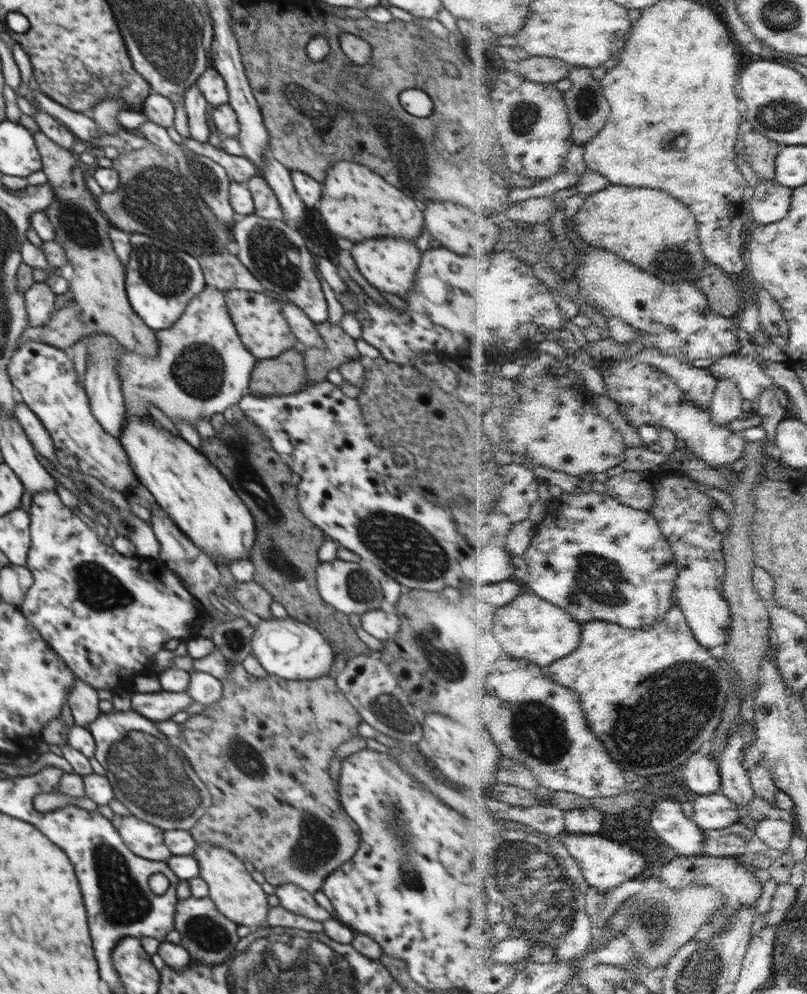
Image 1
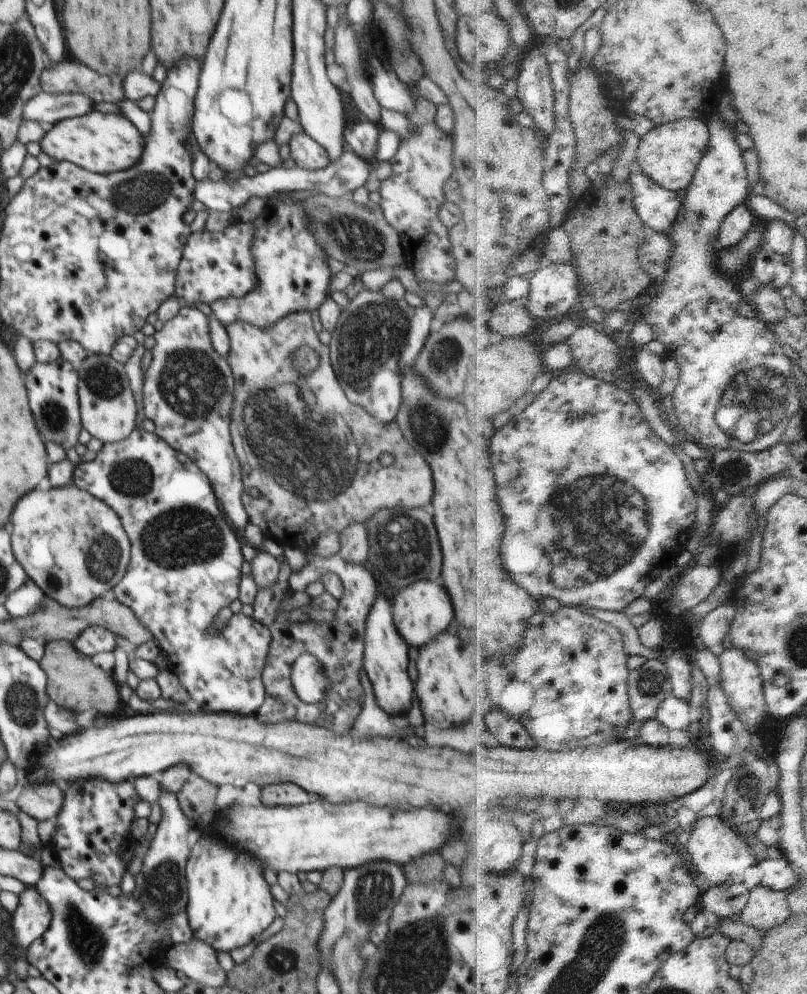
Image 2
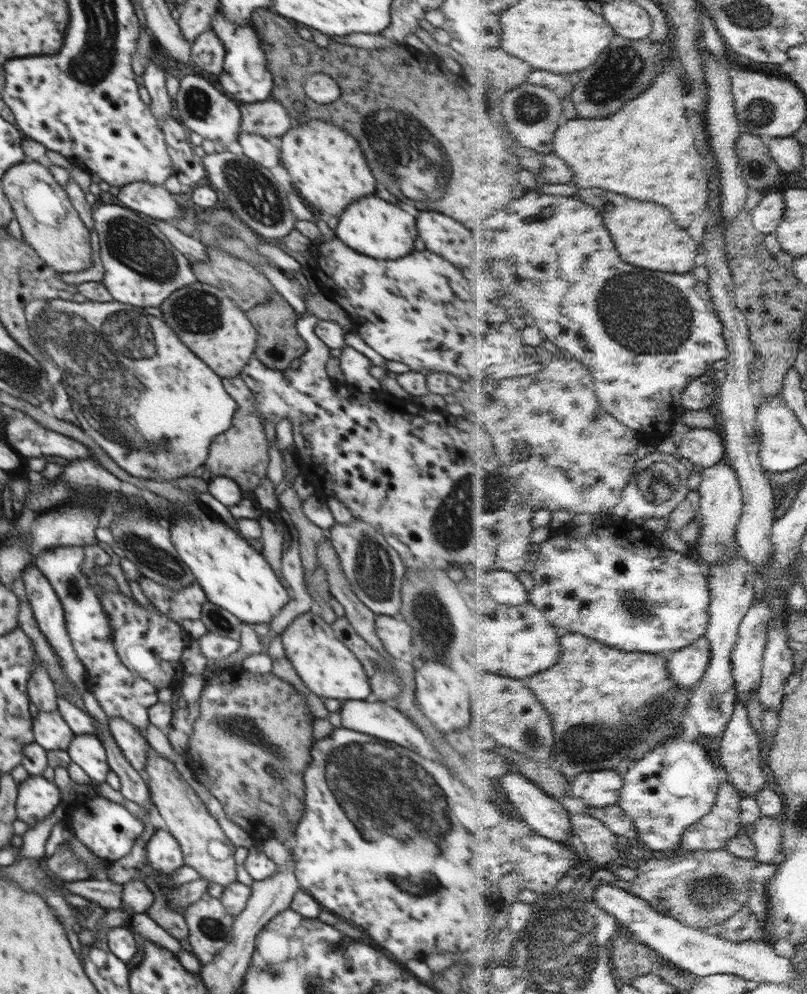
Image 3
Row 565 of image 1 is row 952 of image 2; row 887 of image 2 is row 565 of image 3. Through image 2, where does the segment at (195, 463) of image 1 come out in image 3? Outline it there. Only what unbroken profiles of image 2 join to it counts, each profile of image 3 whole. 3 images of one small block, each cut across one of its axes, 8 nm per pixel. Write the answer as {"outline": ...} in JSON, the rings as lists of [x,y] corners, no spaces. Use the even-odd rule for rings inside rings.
{"outline":[[[172,504],[178,516],[172,518],[172,542],[175,550],[185,566],[192,572],[195,582],[204,592],[206,599],[221,609],[230,612],[238,621],[254,625],[270,623],[280,612],[281,608],[290,600],[288,592],[279,582],[271,566],[249,543],[224,522],[208,518],[196,504]]]}

